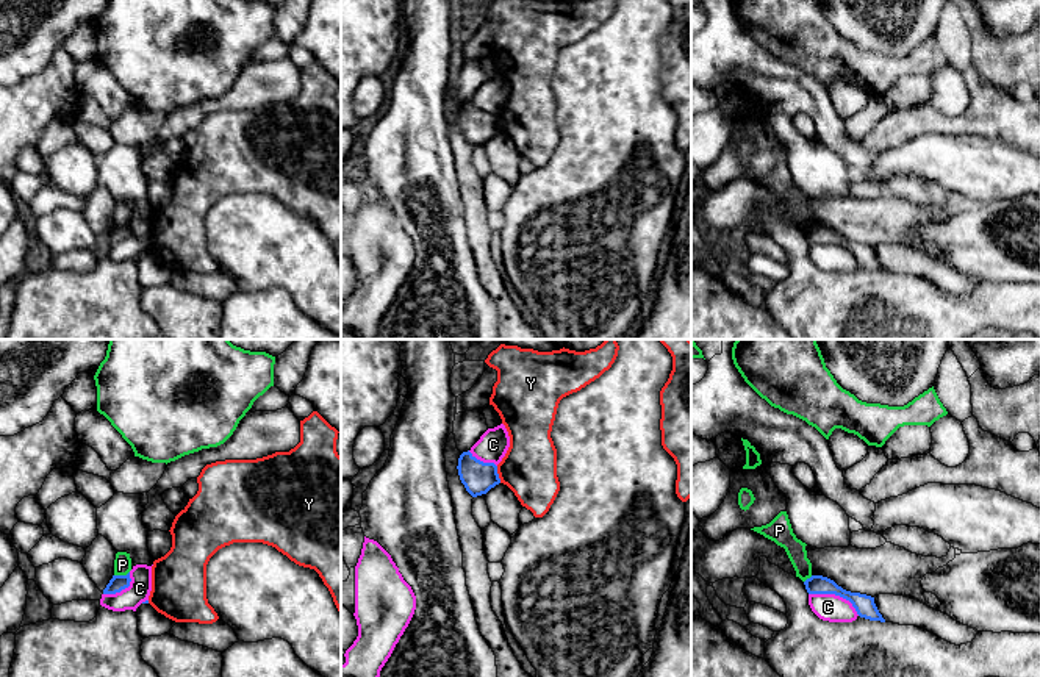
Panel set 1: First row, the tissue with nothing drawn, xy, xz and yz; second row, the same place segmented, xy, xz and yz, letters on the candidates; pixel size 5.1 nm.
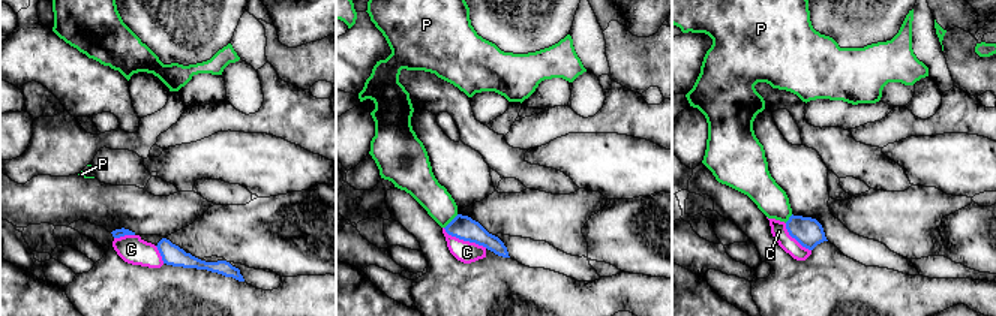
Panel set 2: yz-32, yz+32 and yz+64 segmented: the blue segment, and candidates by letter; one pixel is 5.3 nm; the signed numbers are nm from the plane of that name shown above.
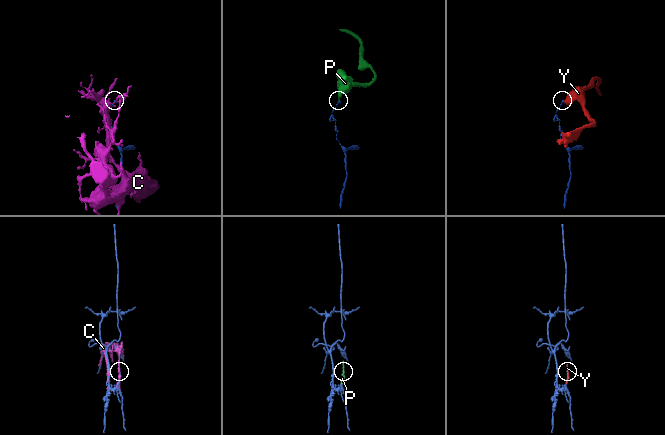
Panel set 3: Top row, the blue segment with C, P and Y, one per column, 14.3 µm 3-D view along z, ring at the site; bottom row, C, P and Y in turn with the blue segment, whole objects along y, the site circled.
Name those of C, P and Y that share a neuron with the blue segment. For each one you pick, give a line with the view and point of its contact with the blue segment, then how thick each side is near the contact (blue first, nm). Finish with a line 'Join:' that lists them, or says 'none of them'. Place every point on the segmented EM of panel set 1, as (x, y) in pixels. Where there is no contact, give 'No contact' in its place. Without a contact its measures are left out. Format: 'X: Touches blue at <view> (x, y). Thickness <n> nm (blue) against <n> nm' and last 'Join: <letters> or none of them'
Join: none of them

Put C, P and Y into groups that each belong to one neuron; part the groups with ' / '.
C / P / Y

